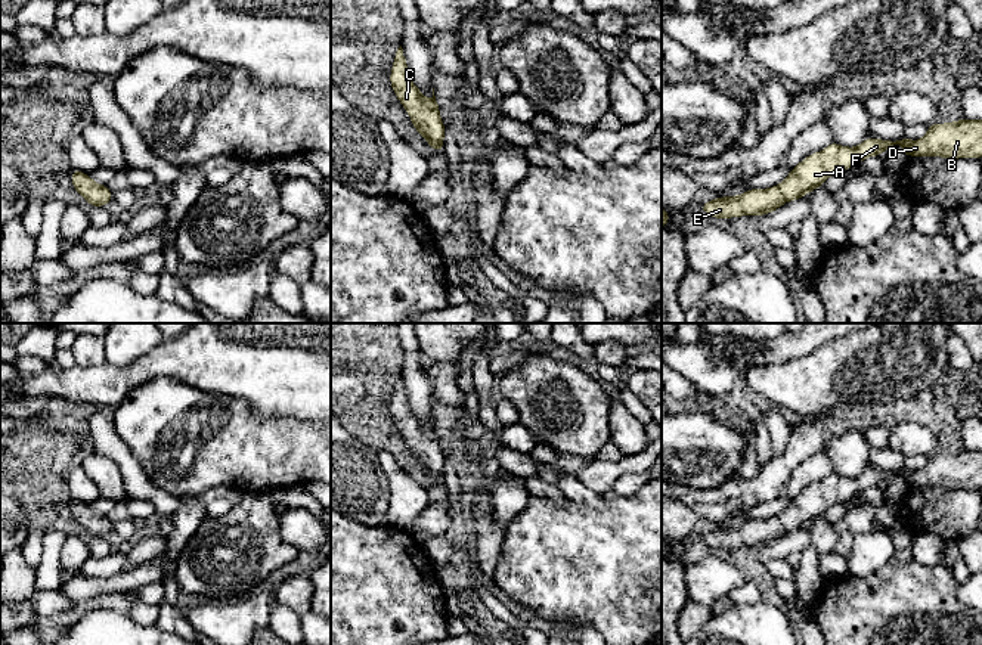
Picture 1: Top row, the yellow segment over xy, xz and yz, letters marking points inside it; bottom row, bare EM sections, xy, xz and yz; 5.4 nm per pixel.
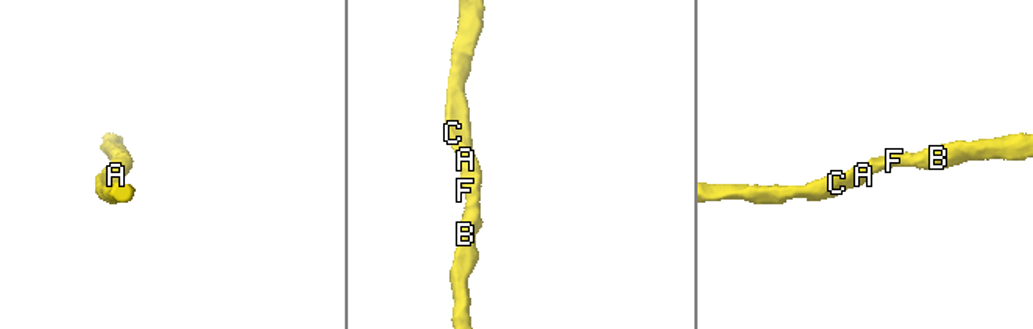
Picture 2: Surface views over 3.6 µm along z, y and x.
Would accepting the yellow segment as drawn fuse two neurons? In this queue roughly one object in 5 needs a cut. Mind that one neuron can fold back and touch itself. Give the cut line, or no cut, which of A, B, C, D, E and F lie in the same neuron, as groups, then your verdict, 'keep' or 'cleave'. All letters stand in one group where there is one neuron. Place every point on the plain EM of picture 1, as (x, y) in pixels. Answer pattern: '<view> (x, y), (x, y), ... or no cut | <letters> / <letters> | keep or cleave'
no cut | A B C D E F | keep

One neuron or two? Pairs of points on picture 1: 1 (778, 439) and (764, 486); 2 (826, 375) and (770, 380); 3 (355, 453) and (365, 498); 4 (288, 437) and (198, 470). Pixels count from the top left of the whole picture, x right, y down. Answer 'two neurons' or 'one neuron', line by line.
1: two neurons
2: one neuron
3: one neuron
4: one neuron

